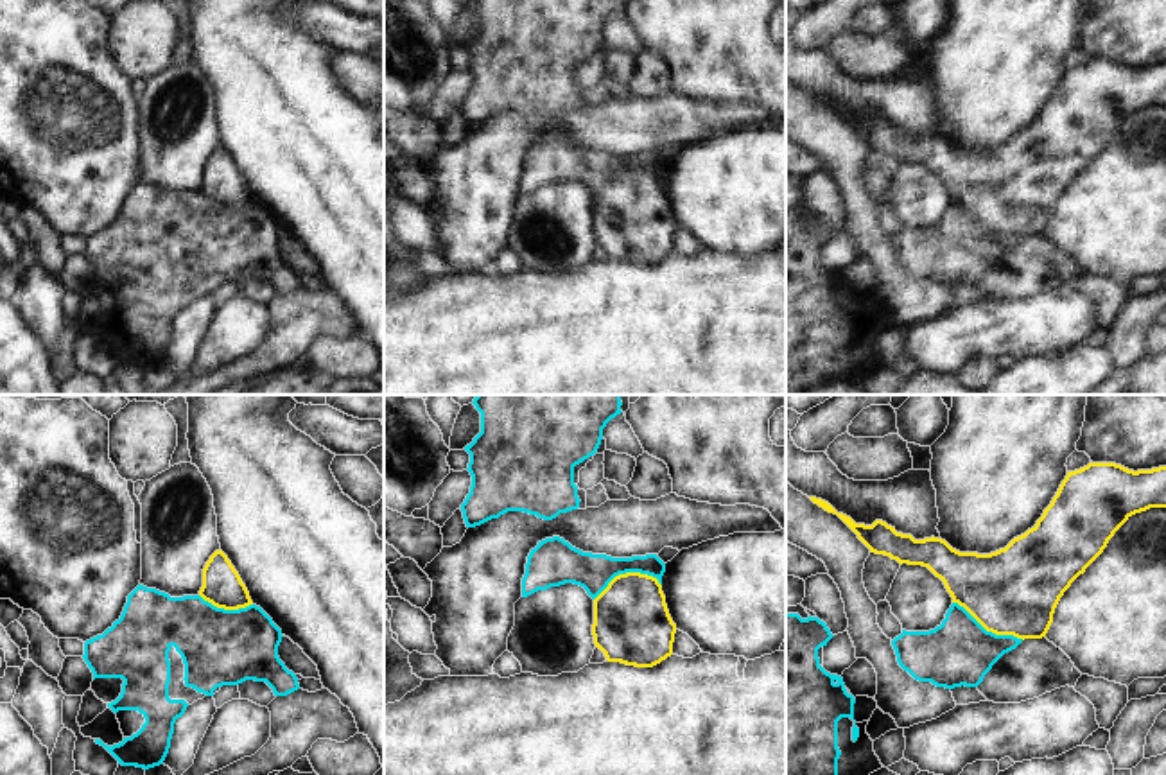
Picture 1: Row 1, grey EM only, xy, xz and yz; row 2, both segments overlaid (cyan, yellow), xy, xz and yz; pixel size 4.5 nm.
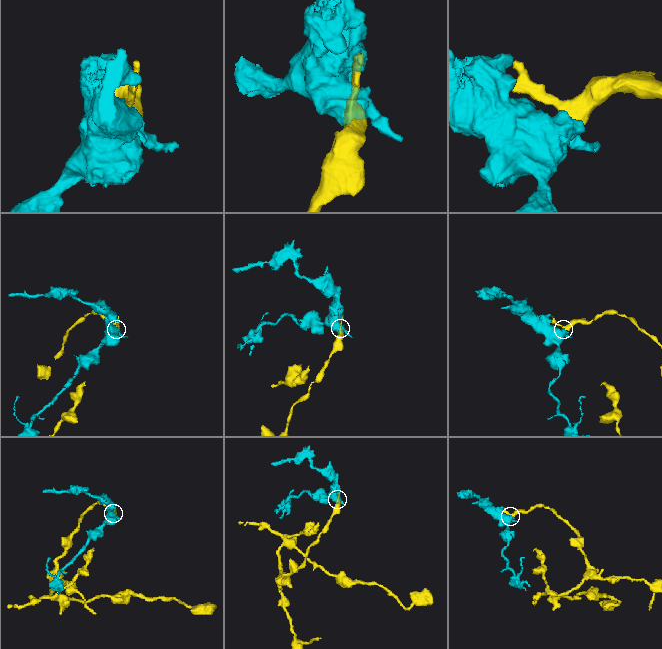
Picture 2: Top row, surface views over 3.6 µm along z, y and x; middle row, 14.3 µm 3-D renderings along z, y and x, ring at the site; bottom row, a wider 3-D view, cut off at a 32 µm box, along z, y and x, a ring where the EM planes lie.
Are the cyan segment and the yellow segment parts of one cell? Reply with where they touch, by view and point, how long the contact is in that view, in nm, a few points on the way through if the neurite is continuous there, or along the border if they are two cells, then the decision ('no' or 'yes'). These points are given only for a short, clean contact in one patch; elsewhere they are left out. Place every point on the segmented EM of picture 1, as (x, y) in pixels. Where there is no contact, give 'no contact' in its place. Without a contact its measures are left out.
contact xz (626, 571); length 320 nm; no

